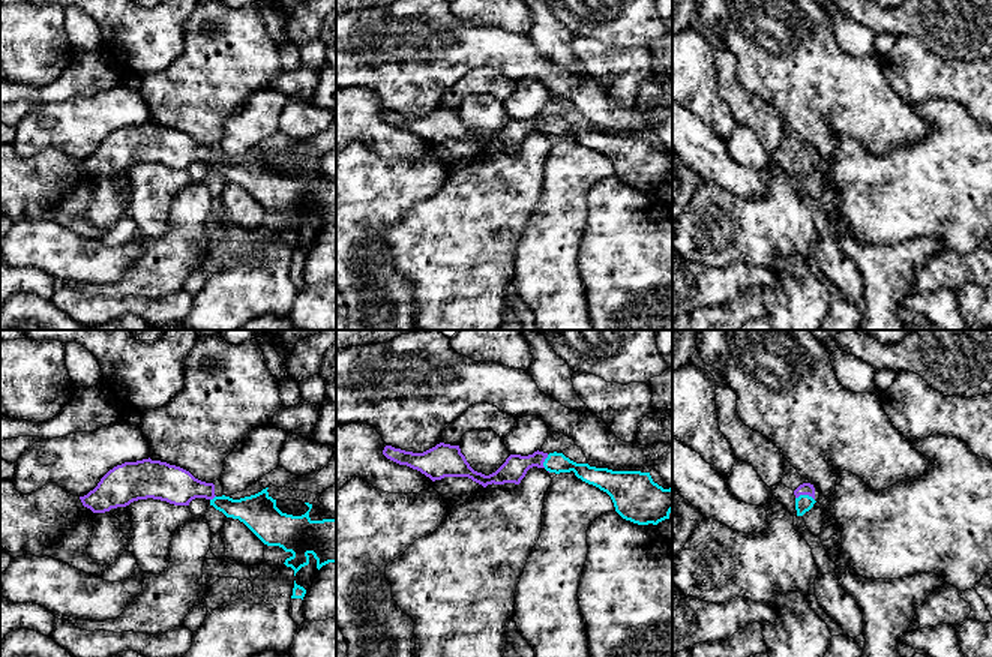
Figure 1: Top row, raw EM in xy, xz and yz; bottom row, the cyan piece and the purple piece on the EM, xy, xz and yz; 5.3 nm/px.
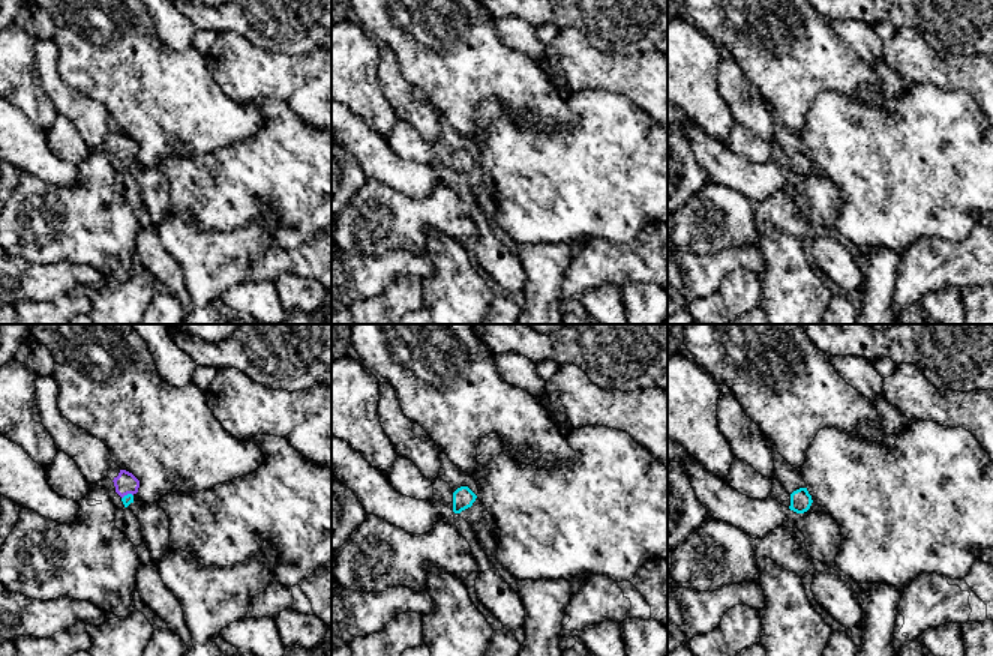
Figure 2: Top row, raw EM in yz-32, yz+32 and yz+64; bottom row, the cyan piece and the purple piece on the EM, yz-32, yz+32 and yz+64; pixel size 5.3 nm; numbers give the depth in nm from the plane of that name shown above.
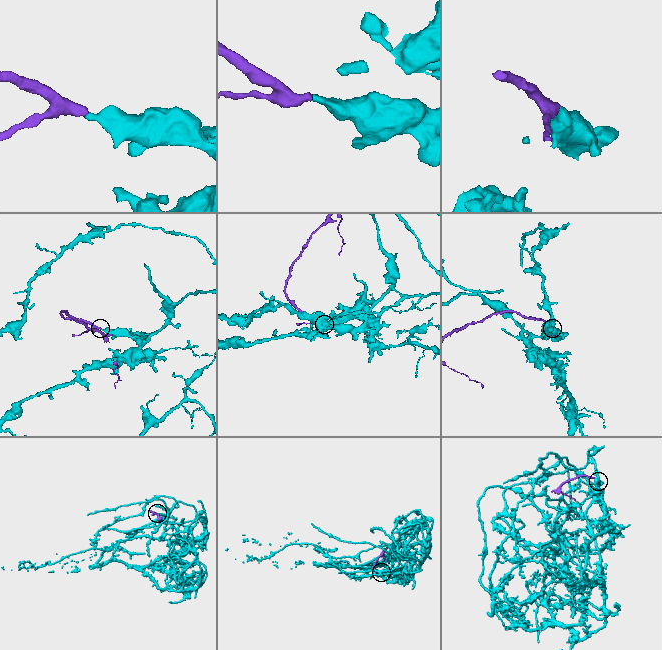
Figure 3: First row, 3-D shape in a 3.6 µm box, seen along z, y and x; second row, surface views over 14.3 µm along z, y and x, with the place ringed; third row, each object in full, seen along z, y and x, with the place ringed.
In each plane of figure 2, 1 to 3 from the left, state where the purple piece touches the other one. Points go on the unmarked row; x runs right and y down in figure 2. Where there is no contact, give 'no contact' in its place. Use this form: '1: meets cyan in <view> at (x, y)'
1: meets cyan in yz-32 at (128, 158)
2: no contact
3: no contact

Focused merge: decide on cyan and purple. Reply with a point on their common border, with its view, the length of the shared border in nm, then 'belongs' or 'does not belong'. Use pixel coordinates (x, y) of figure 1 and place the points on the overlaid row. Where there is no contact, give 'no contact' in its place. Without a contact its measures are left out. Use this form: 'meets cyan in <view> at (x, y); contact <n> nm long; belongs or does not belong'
meets cyan in yz at (805, 495); contact 110 nm long; belongs

